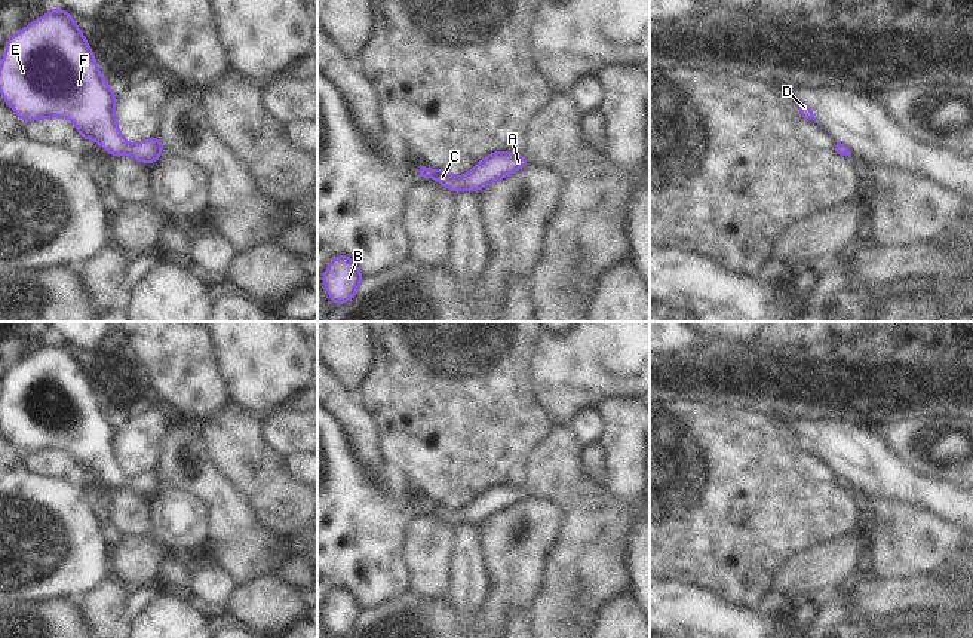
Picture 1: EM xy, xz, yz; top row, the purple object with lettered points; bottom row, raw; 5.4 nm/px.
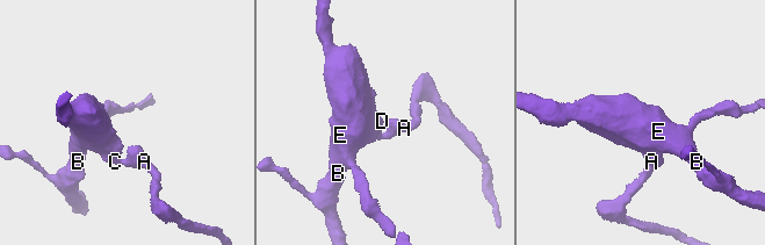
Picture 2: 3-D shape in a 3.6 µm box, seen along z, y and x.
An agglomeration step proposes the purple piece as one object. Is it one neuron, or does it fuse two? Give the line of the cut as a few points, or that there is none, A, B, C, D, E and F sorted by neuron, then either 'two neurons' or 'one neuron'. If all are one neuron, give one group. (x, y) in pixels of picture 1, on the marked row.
no cut | A B C D E F | one neuron

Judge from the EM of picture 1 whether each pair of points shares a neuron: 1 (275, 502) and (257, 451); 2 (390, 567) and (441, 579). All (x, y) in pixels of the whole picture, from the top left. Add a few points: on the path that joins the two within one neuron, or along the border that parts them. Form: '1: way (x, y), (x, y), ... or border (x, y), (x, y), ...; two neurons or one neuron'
1: way (272, 490), (257, 463); one neuron
2: border (408, 537), (407, 560), (413, 588); two neurons

